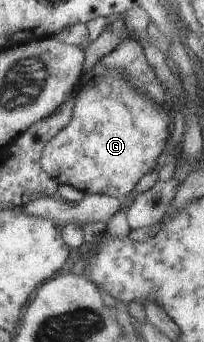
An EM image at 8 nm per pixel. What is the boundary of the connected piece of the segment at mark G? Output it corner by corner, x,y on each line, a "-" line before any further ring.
108,71
104,77
94,81
94,85
76,86
72,91
74,95
74,109
70,123
60,129
42,151
40,165
49,177
59,185
70,185
84,194
101,194
114,197
118,200
134,191
140,178
152,172
159,157
165,149
168,137
168,122
171,114
163,105
158,105
150,95
142,93
118,71

